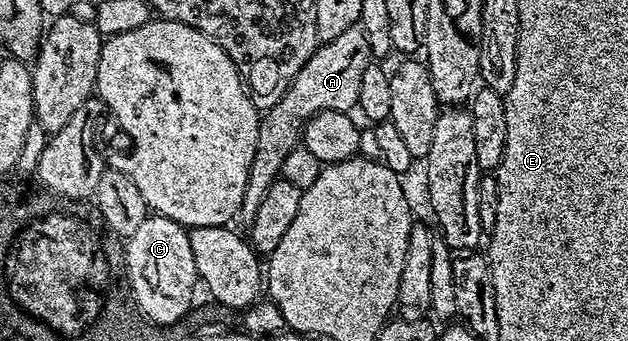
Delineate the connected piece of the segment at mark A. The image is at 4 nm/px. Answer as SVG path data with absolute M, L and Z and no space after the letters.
M358 23L338 35L337 39L320 44L315 54L305 63L305 67L297 71L293 83L285 91L283 98L274 107L266 110L259 122L257 151L249 167L249 183L245 183L245 199L241 210L244 218L250 219L253 215L257 215L257 207L261 207L265 191L269 191L273 182L280 180L281 163L285 163L292 148L287 142L287 133L302 134L307 121L326 109L351 113L359 104L361 75L365 75L365 67L372 64L372 61L369 41Z

